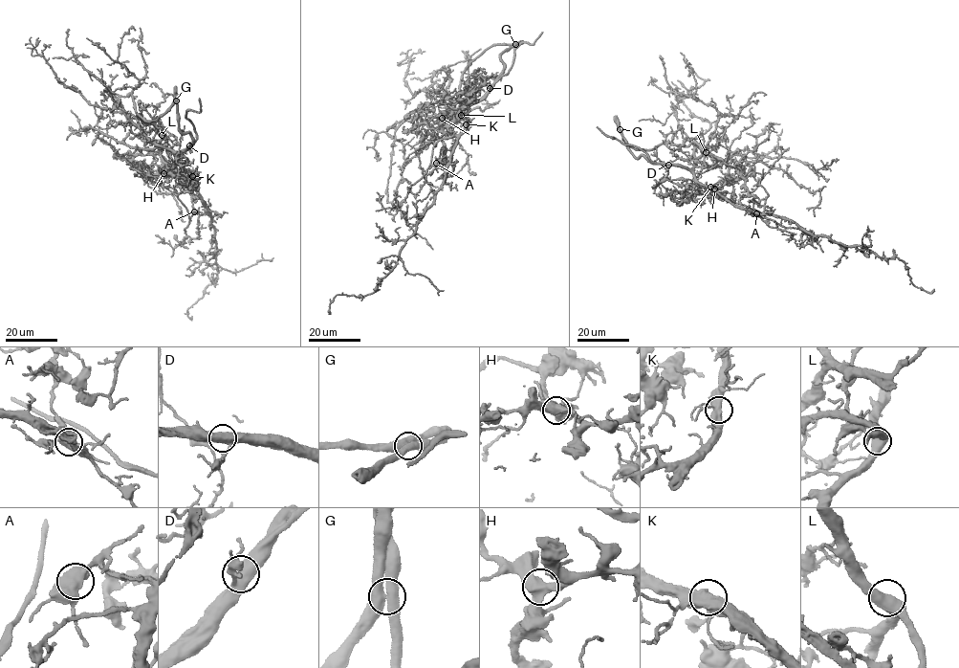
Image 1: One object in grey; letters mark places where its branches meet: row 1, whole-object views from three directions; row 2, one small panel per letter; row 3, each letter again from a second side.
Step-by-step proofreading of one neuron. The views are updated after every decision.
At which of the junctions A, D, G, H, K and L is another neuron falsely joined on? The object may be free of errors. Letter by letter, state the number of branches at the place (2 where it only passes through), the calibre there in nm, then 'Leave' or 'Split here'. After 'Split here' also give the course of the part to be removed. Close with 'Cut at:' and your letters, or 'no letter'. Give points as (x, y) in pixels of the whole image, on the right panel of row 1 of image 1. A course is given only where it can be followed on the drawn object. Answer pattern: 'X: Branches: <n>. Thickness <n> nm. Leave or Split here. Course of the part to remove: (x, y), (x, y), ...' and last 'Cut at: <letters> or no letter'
A: Branches: 3. Thickness 550 nm. Leave
D: Branches: 3. Thickness 550 nm. Leave
G: Branches: 3. Thickness 550 nm. Leave
H: Branches: 3. Thickness 480 nm. Leave
K: Branches: 3. Thickness 480 nm. Leave
L: Branches: 3. Thickness 460 nm. Leave
Cut at: no letter

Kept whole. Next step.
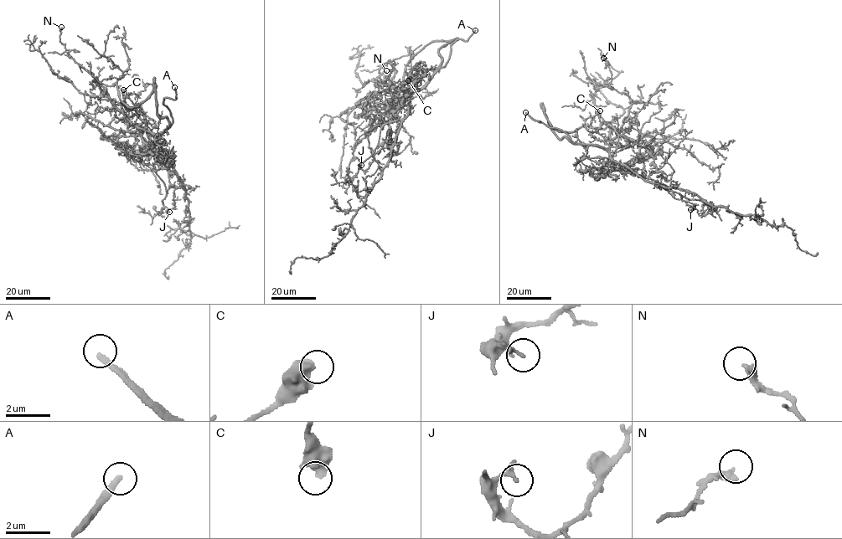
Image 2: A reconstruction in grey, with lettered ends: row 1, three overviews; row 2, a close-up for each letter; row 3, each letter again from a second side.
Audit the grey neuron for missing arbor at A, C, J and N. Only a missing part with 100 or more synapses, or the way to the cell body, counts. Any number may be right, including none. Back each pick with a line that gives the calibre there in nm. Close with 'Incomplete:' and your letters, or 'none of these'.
A: Thickness 260 nm
Incomplete: A

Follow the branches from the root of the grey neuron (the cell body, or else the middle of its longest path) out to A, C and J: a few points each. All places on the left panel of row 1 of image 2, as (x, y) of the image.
A: (165, 151), (157, 139), (170, 126), (172, 119), (162, 103), (165, 98), (175, 99), (174, 87)
C: (165, 151), (157, 137), (146, 130), (145, 116), (139, 108), (123, 94), (123, 89)
J: (165, 151), (170, 156), (177, 177), (182, 182), (174, 189), (175, 206), (167, 211), (169, 212)

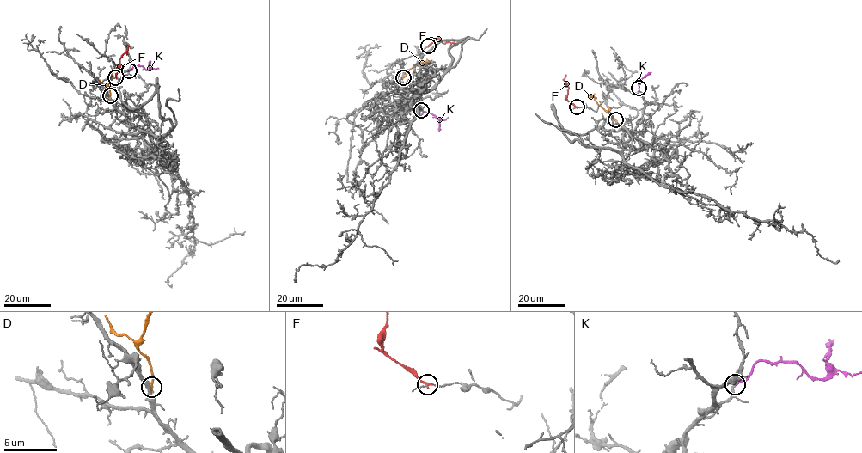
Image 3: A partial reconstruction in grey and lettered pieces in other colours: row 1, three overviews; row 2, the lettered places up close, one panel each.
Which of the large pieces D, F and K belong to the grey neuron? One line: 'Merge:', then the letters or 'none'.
Merge: K

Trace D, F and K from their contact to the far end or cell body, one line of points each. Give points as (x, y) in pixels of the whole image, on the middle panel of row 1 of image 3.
D: (403, 77), (418, 64), (431, 60)
F: (428, 45), (437, 39), (443, 43), (455, 45)
K: (422, 110), (438, 119), (438, 131)

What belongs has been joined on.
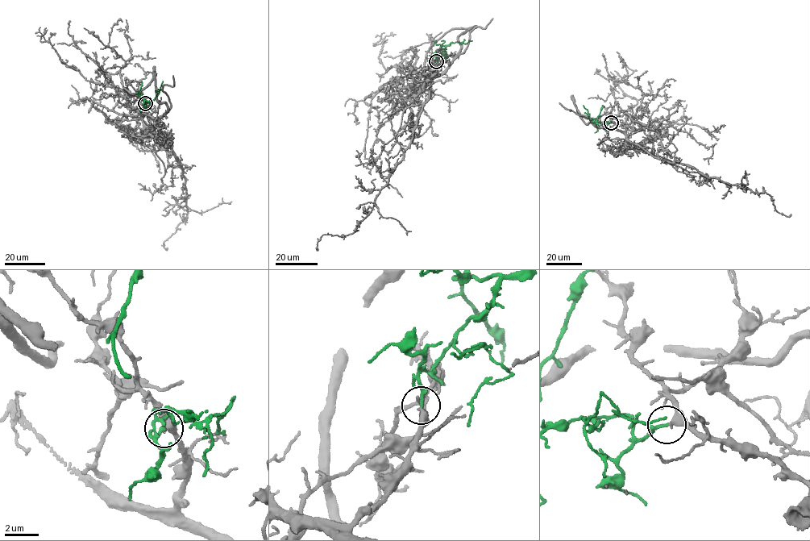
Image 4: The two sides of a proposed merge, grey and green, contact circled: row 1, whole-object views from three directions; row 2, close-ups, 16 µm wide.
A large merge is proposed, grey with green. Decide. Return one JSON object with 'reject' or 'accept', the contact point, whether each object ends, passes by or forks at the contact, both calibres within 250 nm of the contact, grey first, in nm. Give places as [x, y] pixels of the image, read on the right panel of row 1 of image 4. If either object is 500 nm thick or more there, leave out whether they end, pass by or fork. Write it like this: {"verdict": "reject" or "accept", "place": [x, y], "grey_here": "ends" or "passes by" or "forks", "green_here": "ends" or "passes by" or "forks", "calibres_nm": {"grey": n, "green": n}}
{"verdict": "accept", "place": [611, 122], "grey_here": "passes by", "green_here": "ends", "calibres_nm": {"grey": 320, "green": 190}}

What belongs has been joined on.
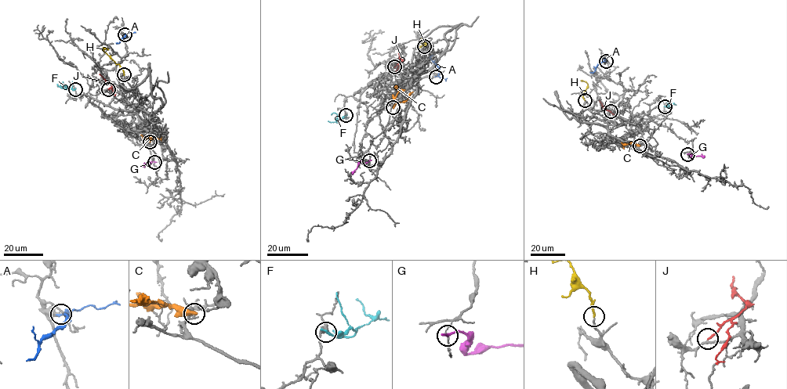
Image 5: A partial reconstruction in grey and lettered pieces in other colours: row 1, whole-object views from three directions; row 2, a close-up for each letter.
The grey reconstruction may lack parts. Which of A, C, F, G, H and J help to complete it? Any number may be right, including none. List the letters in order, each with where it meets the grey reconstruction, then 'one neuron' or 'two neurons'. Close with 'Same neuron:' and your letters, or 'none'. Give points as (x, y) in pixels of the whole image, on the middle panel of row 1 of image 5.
A: (436, 77) | two neurons
C: (393, 107) | two neurons
F: (346, 115) | two neurons
G: (369, 160) | two neurons
H: (424, 46) | one neuron
J: (394, 66) | two neurons
Same neuron: H

